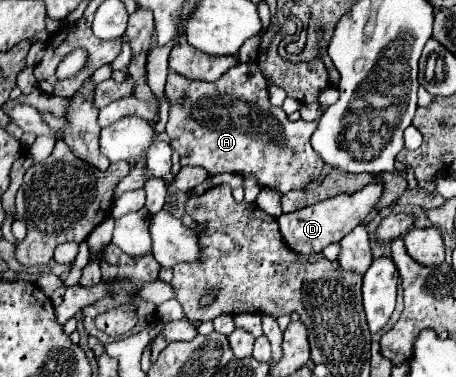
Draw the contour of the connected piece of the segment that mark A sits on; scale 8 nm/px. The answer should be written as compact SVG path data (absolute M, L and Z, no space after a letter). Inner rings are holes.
M238 64L222 74L216 82L196 82L178 76L176 72L168 74L166 94L170 100L170 120L166 132L170 136L172 148L180 154L182 166L204 166L210 176L222 172L236 172L242 176L254 174L262 186L276 188L278 192L286 194L290 190L304 190L308 188L322 172L324 162L314 152L310 144L310 136L316 130L316 122L290 122L282 108L272 106L266 100L268 84L262 76L258 64ZM178 96L184 96L184 106L178 104Z

